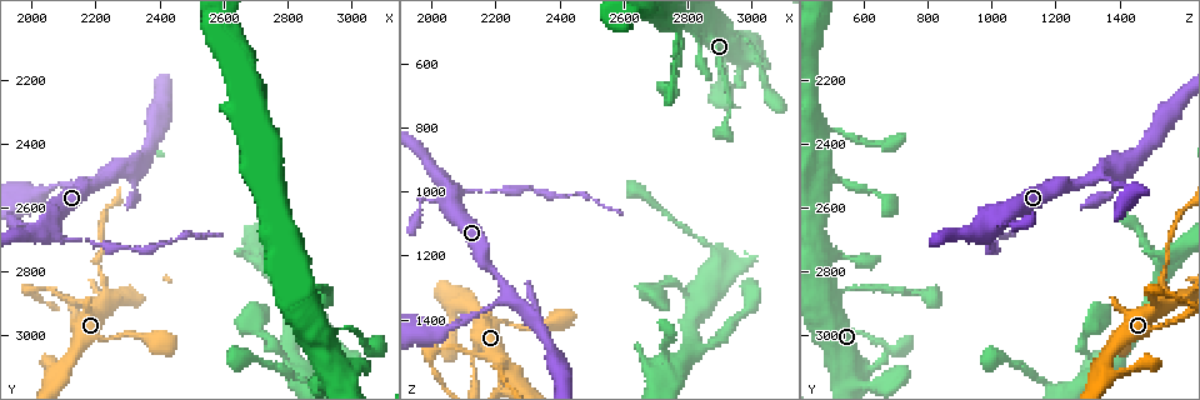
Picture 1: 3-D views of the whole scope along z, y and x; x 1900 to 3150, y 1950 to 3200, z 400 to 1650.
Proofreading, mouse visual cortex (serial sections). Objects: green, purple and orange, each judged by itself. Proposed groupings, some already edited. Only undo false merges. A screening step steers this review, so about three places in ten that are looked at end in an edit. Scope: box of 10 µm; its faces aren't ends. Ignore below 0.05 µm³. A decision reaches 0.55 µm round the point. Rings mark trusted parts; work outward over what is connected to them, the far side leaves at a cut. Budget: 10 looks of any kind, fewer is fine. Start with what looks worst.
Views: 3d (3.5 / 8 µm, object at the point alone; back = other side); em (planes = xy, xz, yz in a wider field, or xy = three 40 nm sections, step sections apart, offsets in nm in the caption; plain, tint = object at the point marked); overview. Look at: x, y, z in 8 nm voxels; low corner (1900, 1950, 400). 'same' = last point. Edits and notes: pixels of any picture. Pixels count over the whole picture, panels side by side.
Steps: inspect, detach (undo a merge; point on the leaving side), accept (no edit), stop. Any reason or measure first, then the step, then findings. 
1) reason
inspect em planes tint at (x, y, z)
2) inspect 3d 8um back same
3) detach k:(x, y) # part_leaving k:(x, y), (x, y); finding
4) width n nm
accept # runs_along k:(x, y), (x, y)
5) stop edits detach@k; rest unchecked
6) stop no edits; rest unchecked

narrows sharply
inspect 3d 3.5um at (2180, 2700, 1000)

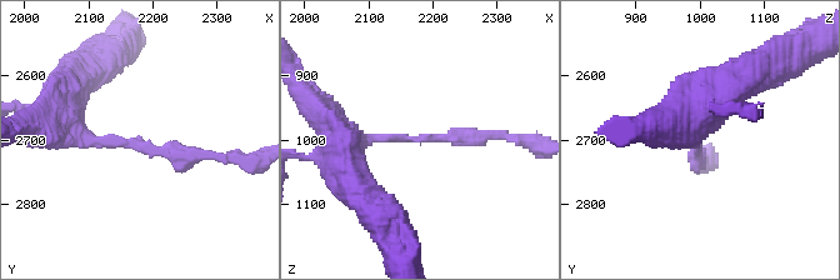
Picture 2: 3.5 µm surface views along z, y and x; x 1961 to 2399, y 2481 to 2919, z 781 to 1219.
arm_widths 200, 250 nm
inspect em xy step 2 tint at (2175, 2710, 1000)

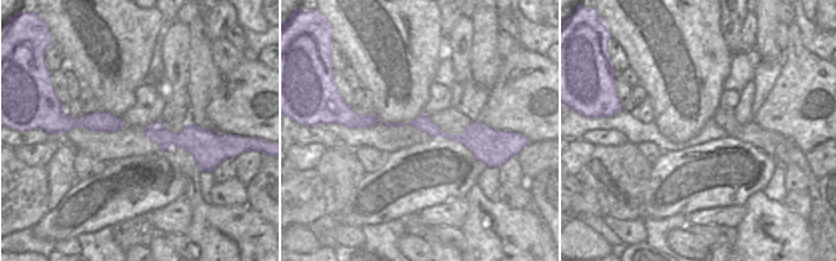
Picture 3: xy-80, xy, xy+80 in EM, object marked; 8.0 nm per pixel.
accept # runs_along 3:(355, 121), (424, 124), (437, 134), (485, 141); one cell here

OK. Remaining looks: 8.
abrupt turn
inspect 3d 3.5um at (2020, 2860, 1490)

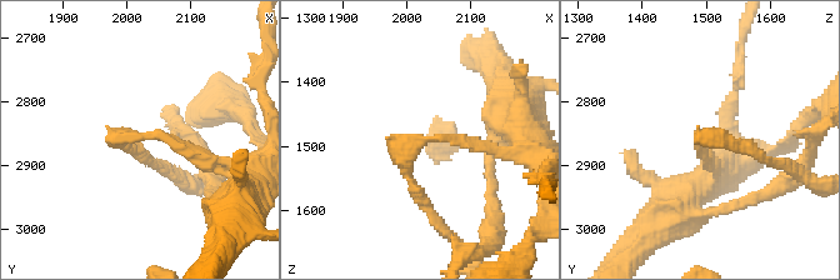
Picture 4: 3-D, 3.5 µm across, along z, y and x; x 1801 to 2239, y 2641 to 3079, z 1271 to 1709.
inspect em xy step 3 tint at (2025, 2850, 1490)

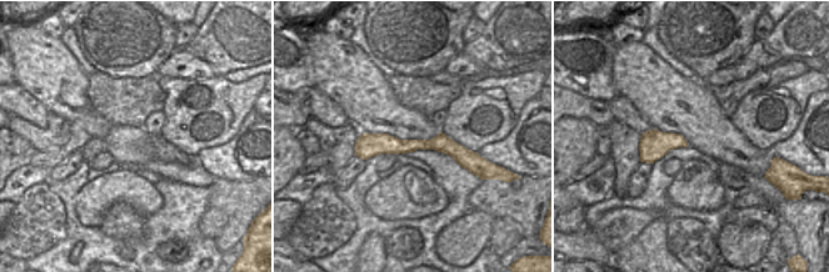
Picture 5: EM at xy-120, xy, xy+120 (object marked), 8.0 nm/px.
inspect em xy step 1 tint same

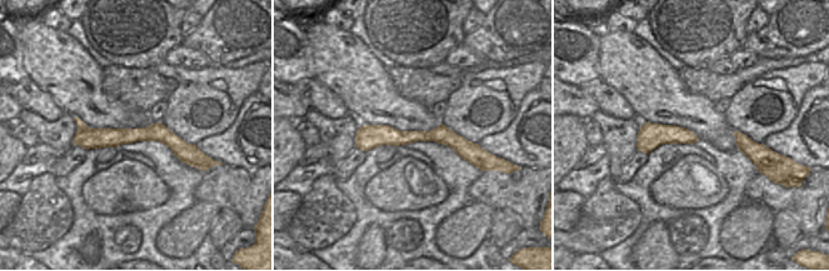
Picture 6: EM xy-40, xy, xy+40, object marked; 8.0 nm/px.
width 160 nm
accept # runs_along 4:(498, 154), (418, 144), (403, 166), (421, 205); one cell here

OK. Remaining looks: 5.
three-way junction
inspect 3d 3.5um at (2250, 2500, 1330)

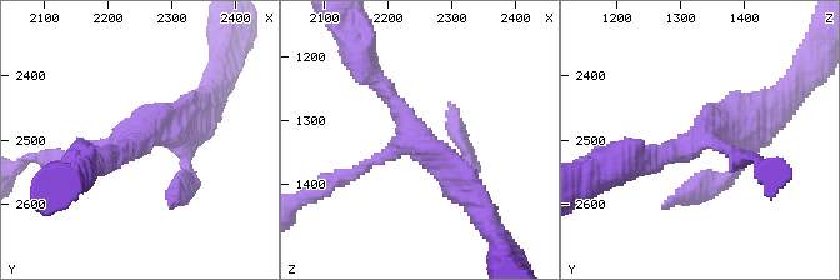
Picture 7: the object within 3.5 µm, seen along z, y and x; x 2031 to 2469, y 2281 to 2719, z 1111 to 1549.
arms 3; arm_widths 150, 250, 450 nm
inspect em xy step 3 tint at (2250, 2495, 1325)

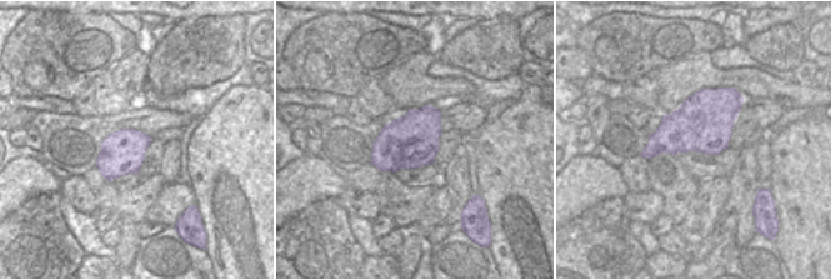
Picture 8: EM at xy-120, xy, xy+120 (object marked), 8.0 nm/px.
accept # runs_along 7:(374, 78), (424, 148), (470, 195); all the same cell

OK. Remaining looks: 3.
three-way junction
inspect 3d 8um at (2070, 3120, 1360)

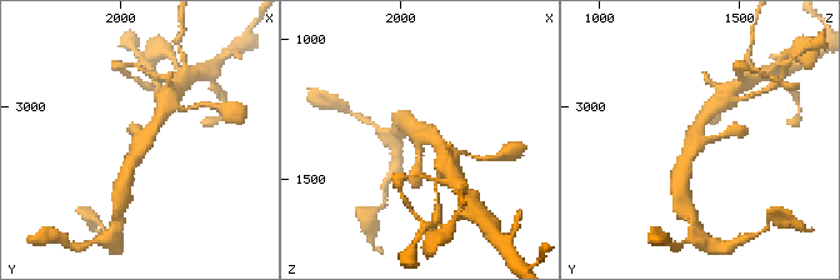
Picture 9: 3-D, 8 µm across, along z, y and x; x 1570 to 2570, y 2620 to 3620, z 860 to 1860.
inspect em xy step 2 tint same

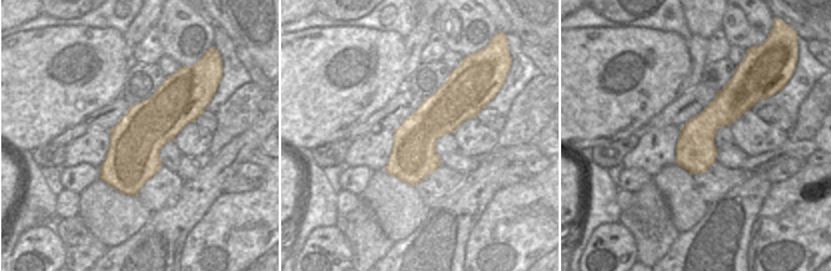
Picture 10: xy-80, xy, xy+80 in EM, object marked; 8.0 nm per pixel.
arm_widths 150, 350, 400 nm
accept # runs_along 9:(161, 114), (128, 160); one cell here

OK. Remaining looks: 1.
stop no edits; rest unchecked

